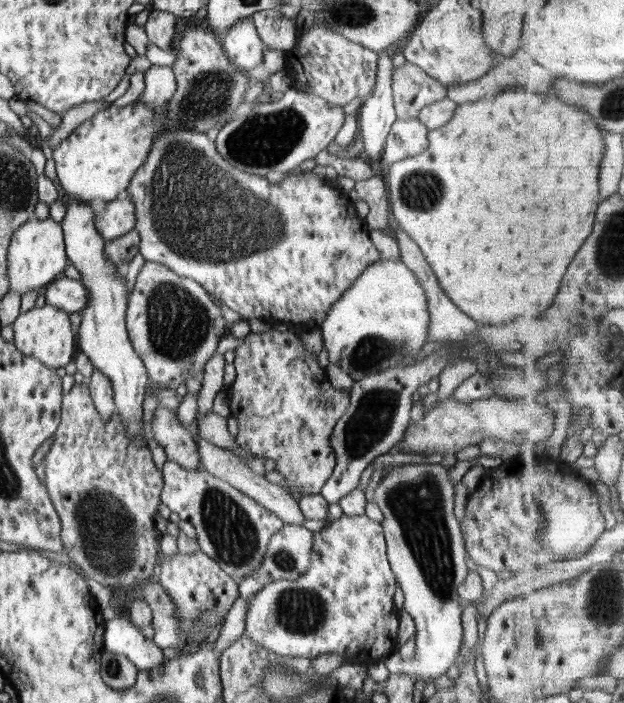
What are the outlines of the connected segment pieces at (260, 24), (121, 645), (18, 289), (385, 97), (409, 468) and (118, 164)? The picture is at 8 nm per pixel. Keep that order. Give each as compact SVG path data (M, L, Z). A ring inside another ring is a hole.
M278 8L256 12L250 18L266 49L289 51L294 47L296 21L282 15Z
M121 616L106 623L104 650L126 656L139 671L160 668L167 656L147 631Z
M52 218L27 220L14 231L6 258L8 258L6 276L10 283L9 292L16 294L26 294L32 290L41 292L48 284L63 276L69 263L61 224Z
M386 50L380 52L374 90L358 109L360 133L364 145L362 157L377 167L393 122L397 120L397 112L394 112L394 94L392 94L394 69L392 56L387 53Z
M440 463L404 464L395 467L378 484L374 503L384 516L381 525L387 547L387 559L395 580L404 592L403 609L412 616L416 625L416 649L412 660L404 659L396 647L383 660L384 664L390 675L408 674L415 683L432 682L439 686L439 679L446 676L449 669L455 665L462 646L463 607L460 605L458 587L464 582L472 566L463 544L462 530L454 515L454 490L448 470Z
M190 22L182 40L178 42L178 49L174 50L177 58L172 71L175 74L177 88L164 112L158 114L154 112L154 108L146 106L140 100L124 108L117 108L112 104L79 124L66 140L58 144L58 147L53 150L53 158L60 186L66 190L67 199L90 203L114 200L127 192L132 175L146 161L156 136L173 128L207 133L216 126L221 128L226 126L228 121L234 119L236 110L242 104L249 88L249 76L227 60L221 44L221 37L212 33L204 23Z

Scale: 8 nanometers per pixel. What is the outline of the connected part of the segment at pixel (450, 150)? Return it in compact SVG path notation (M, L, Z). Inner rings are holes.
M516 90L516 92L500 92L498 96L486 102L460 104L454 110L453 117L444 126L429 132L427 137L429 145L426 150L389 165L386 184L388 184L388 194L390 194L389 201L392 204L392 216L396 218L398 226L418 244L418 248L428 260L446 296L472 320L476 320L479 324L494 322L500 325L516 317L541 316L553 307L561 294L564 276L568 274L572 260L584 248L586 240L594 236L596 220L588 220L588 218L596 218L600 204L606 200L606 196L602 194L600 176L602 176L602 165L608 153L607 134L608 132L594 118L592 112L588 112L584 107L570 106L558 100L554 94Z

